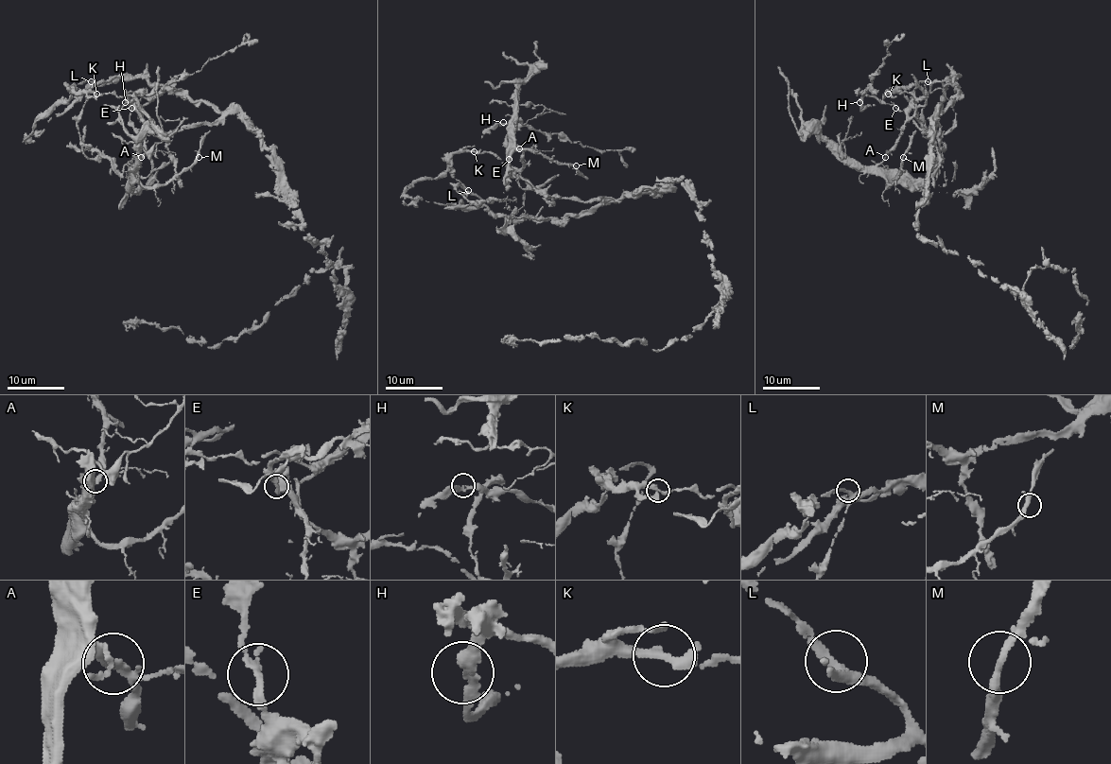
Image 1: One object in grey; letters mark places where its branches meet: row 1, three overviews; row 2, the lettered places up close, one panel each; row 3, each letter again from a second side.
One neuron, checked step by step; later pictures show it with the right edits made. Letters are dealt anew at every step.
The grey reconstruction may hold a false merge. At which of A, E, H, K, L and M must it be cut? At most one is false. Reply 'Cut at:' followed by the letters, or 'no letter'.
Cut at: A

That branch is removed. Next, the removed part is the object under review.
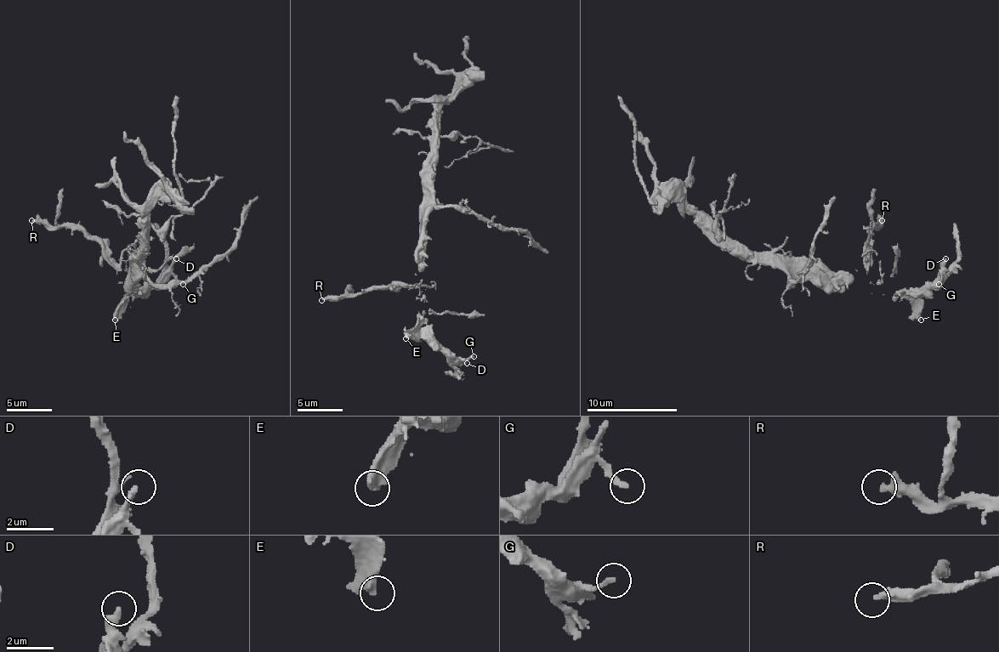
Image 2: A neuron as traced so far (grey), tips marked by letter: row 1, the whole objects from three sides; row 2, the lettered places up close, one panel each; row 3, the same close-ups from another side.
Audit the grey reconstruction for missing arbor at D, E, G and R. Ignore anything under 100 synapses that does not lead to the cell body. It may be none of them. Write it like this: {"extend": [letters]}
{"extend": ["E"]}

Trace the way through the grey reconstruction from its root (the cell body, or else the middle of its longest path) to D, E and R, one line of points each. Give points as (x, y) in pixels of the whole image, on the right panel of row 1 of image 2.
D: (789, 268), (853, 274), (868, 268), (873, 250), (882, 284), (925, 291), (945, 258)
E: (789, 268), (853, 274), (868, 268), (868, 252), (873, 250), (880, 261), (882, 284), (898, 291), (921, 320)
R: (789, 268), (814, 268), (850, 274), (857, 270), (866, 270), (868, 234), (882, 220)

